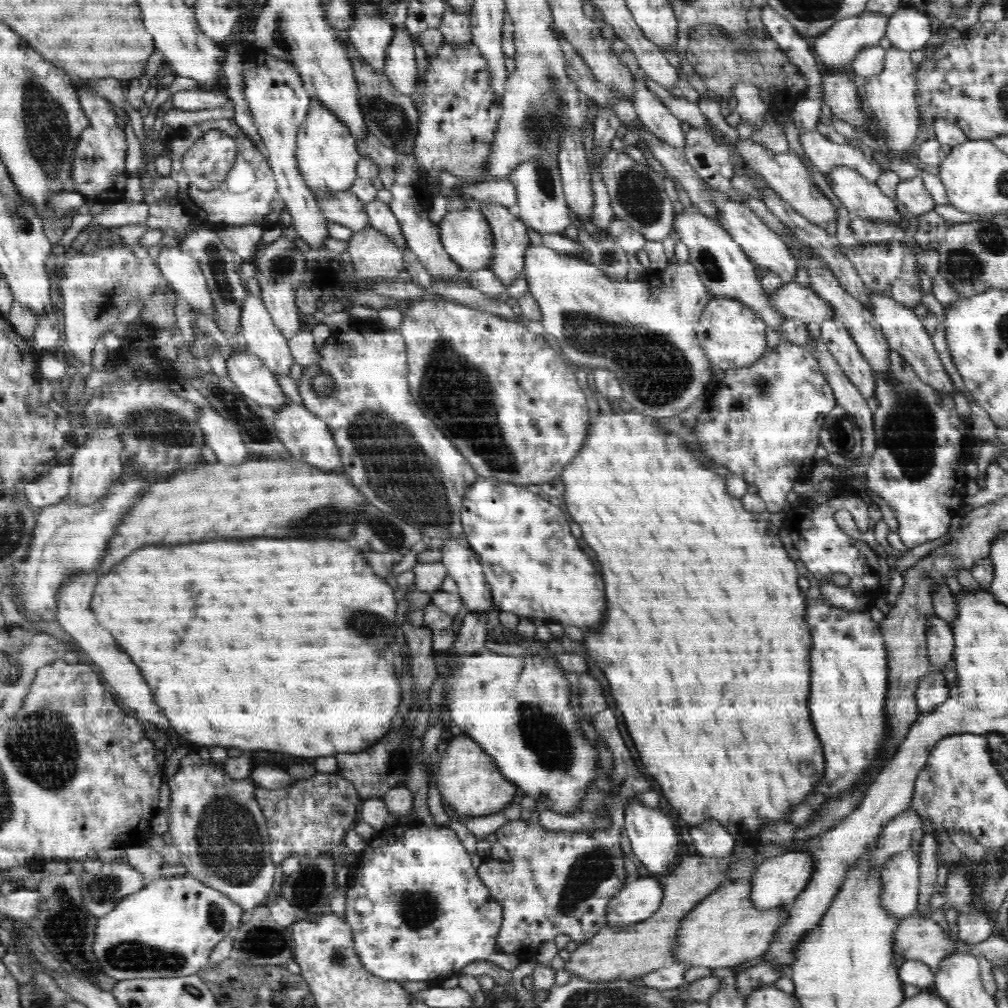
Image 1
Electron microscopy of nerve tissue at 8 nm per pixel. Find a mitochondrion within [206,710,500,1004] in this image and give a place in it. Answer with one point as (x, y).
(418, 908)

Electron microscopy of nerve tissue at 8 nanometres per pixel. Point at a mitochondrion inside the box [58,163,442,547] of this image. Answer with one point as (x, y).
(159, 424)

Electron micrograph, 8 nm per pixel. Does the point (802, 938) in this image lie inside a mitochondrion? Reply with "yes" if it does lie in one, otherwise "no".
no

